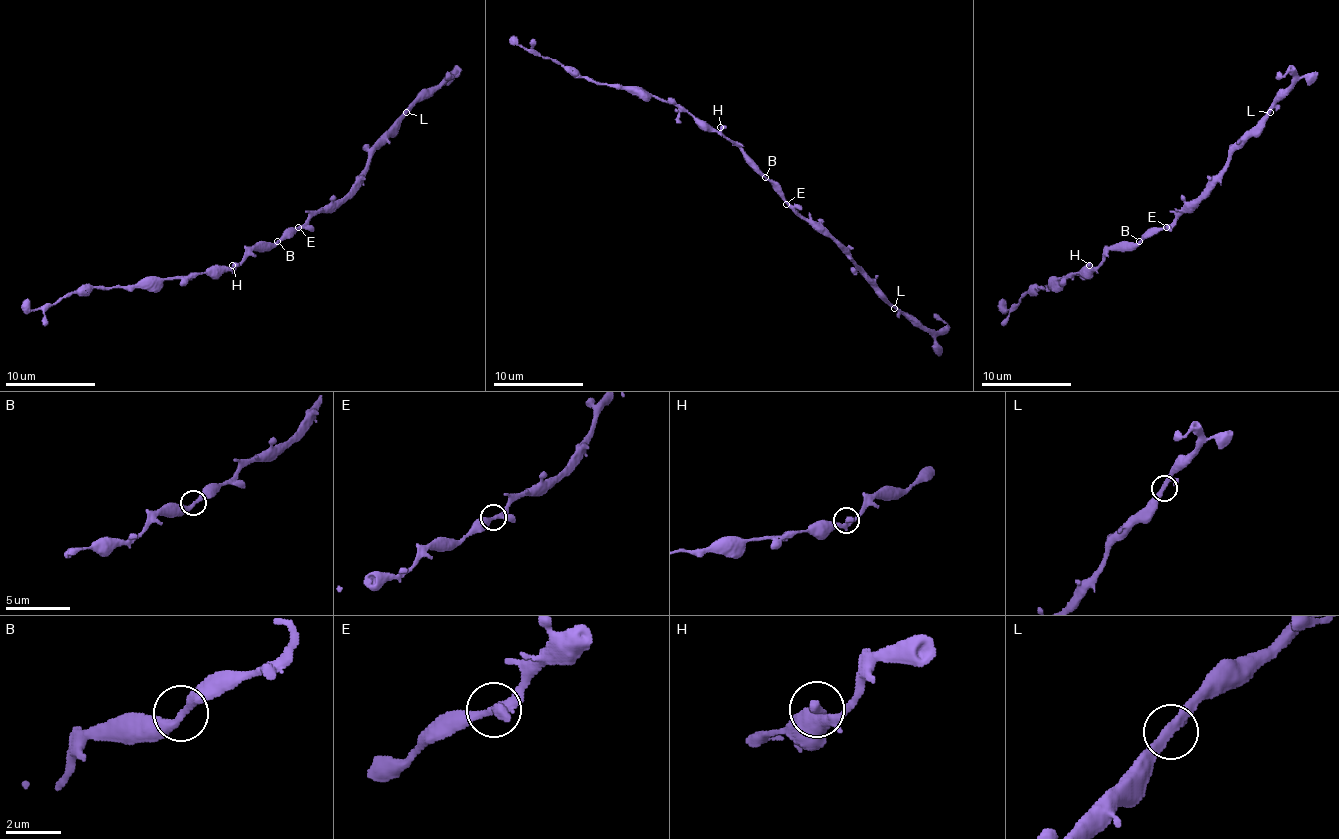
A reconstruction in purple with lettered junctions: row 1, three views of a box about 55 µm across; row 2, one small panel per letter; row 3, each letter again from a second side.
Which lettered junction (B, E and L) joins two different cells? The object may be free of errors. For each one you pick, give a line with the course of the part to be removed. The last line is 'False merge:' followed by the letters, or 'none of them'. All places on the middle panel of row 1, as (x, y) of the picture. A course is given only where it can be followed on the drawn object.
False merge: none of them

